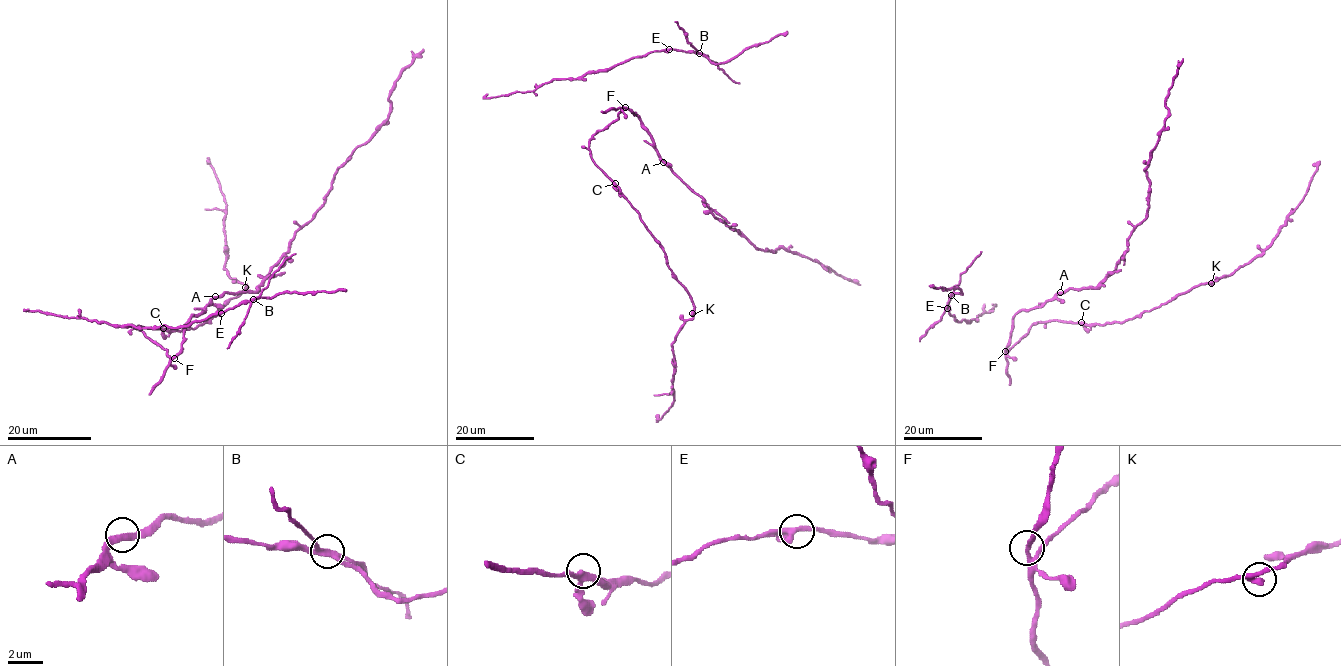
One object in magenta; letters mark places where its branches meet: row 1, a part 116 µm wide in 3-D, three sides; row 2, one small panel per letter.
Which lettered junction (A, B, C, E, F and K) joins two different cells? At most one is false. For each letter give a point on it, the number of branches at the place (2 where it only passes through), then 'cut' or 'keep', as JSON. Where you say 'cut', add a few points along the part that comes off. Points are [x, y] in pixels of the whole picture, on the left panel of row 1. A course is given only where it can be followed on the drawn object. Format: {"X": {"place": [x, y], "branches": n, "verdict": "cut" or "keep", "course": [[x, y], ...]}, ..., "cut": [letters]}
{"A": {"place": [215, 296], "branches": 2, "verdict": "keep"}, "B": {"place": [253, 299], "branches": 3, "verdict": "cut", "course": [[253, 300], [288, 258], [295, 253]]}, "C": {"place": [163, 328], "branches": 3, "verdict": "keep"}, "E": {"place": [221, 313], "branches": 3, "verdict": "keep"}, "F": {"place": [174, 358], "branches": 2, "verdict": "keep"}, "K": {"place": [245, 287], "branches": 2, "verdict": "keep"}, "cut": ["B"]}

